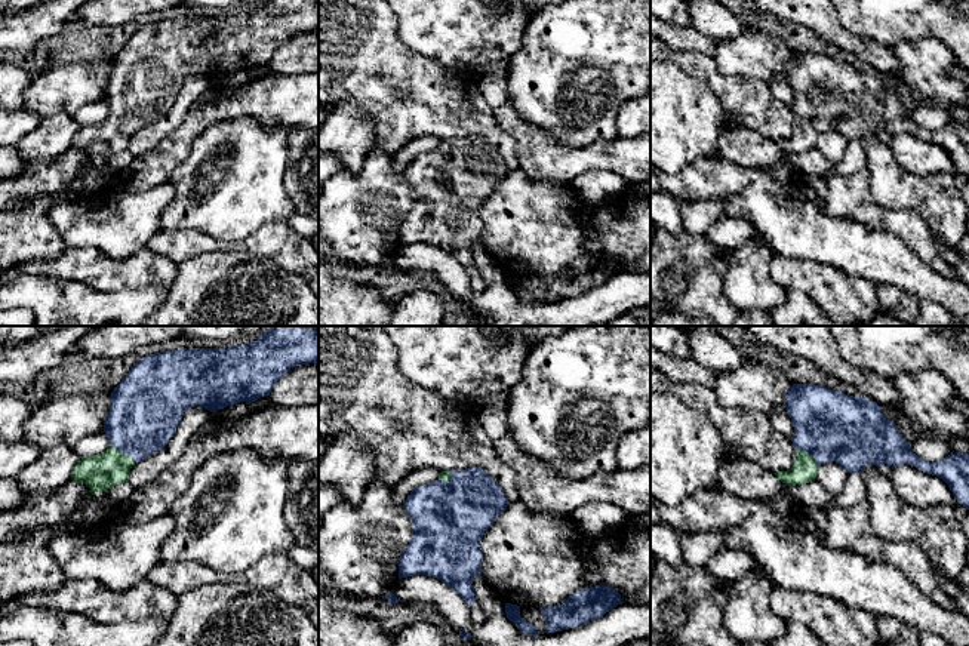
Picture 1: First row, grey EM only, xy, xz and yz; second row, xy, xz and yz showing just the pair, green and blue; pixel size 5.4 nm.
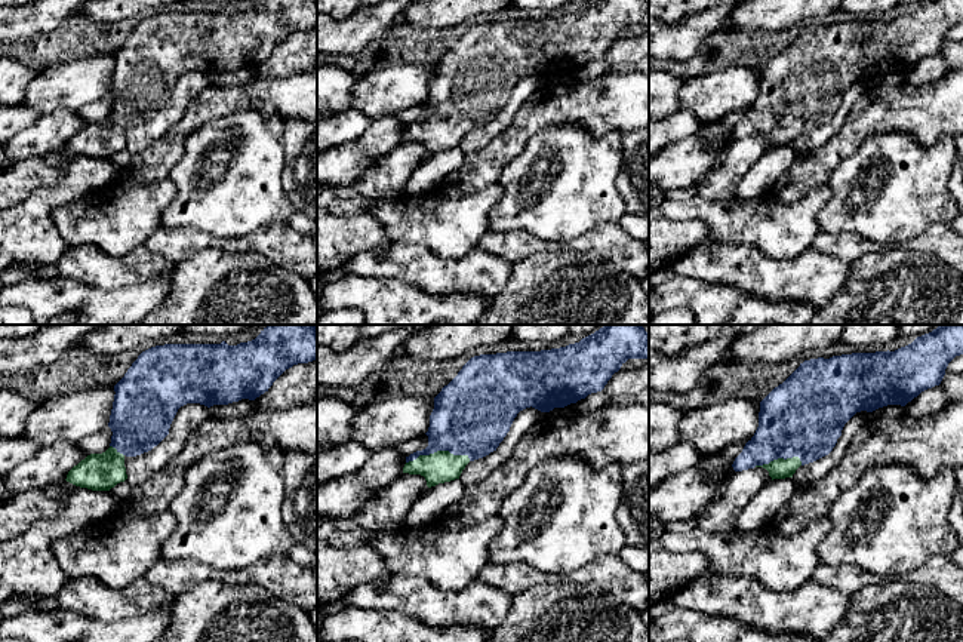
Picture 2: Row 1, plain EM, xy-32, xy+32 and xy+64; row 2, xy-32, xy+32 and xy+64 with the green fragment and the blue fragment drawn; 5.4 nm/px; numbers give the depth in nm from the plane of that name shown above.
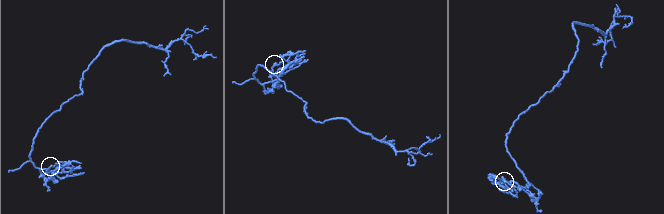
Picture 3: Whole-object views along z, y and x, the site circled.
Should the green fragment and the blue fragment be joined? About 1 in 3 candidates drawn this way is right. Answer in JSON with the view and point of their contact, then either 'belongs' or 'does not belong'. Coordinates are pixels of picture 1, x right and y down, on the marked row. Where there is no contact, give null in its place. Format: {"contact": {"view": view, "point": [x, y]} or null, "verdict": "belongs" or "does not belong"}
{"contact": {"view": "xy", "point": [122, 452]}, "verdict": "belongs"}

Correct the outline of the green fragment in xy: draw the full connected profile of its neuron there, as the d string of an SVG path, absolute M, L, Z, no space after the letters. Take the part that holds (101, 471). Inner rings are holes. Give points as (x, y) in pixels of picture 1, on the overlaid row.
M270 326L256 341L240 347L172 350L148 354L139 359L123 381L113 390L110 410L104 422L104 434L110 446L99 455L84 455L74 467L71 479L89 486L96 495L120 483L129 482L135 462L163 449L175 436L184 412L200 406L216 412L240 402L252 403L267 397L276 382L299 364L319 362L319 332L313 326Z

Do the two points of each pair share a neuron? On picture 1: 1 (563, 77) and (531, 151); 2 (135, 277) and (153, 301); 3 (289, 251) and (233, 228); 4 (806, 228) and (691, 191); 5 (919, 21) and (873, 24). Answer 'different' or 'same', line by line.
1: different
2: different
3: different
4: same
5: same

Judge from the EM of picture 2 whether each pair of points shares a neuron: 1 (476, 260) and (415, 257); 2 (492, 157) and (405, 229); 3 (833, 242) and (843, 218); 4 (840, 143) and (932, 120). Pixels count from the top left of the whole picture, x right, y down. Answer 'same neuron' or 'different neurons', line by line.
1: same neuron
2: different neurons
3: different neurons
4: same neuron

